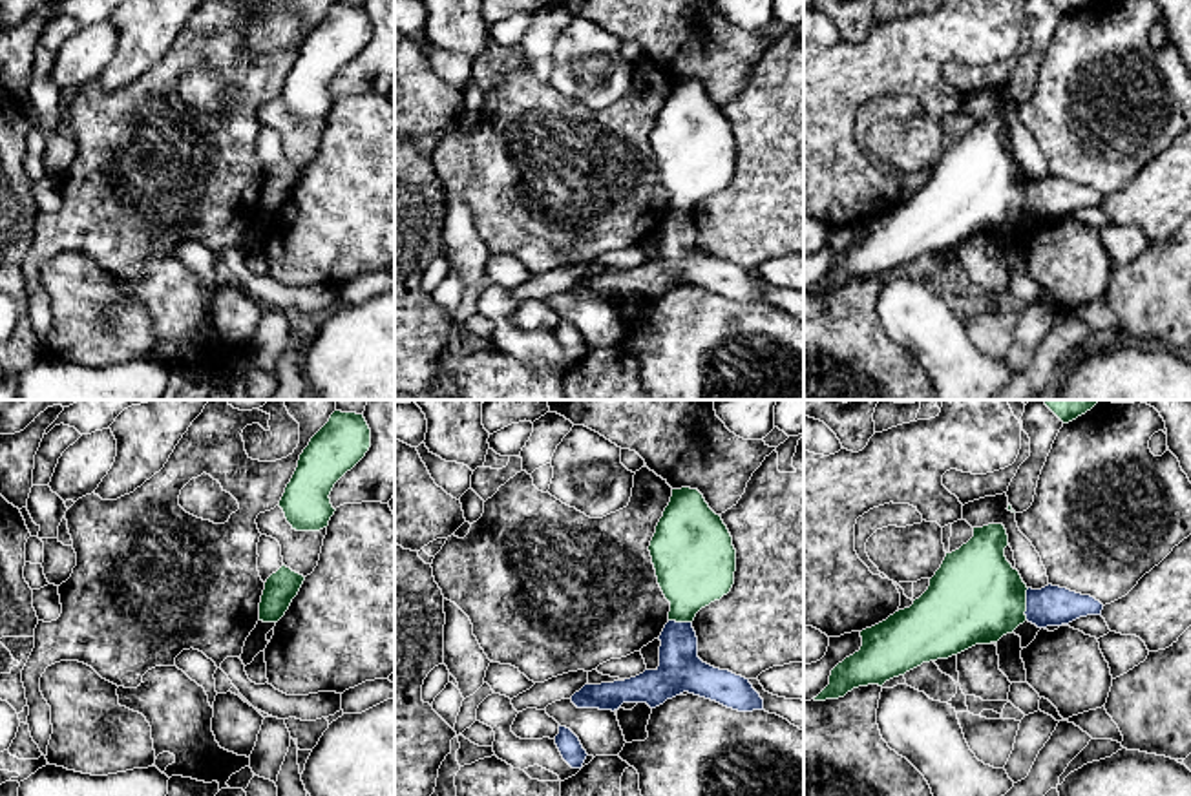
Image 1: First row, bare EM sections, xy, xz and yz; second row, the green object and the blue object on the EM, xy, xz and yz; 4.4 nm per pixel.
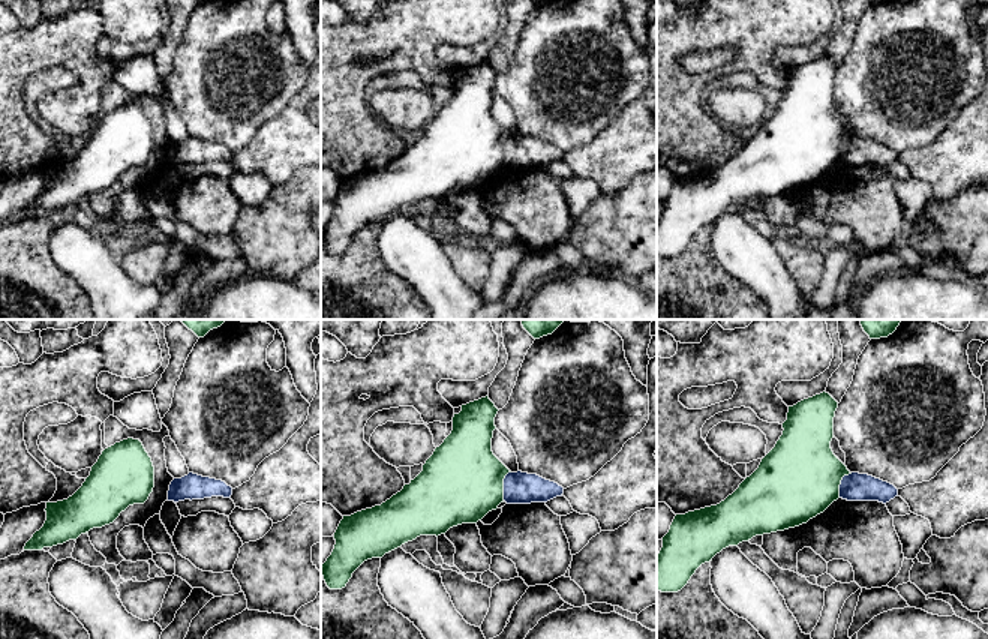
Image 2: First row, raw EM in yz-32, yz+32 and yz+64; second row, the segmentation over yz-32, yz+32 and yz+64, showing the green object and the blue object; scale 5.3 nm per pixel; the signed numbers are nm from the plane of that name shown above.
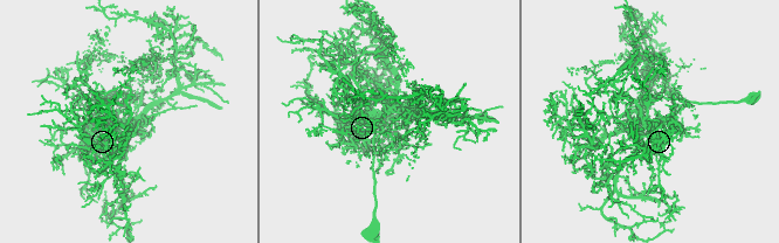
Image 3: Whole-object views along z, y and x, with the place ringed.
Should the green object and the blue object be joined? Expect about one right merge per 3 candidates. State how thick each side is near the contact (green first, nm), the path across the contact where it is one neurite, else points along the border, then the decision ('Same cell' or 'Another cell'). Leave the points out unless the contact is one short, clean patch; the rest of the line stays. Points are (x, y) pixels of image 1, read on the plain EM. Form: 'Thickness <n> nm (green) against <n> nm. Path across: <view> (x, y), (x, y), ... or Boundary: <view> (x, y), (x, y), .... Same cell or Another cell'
Thickness 420 nm (green) against 180 nm. Same cell

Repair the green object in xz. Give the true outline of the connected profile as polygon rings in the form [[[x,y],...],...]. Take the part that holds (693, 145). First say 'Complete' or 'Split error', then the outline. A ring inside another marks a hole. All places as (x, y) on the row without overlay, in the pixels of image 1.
Split error. [[[672,80],[648,137],[658,175],[670,194],[659,232],[659,257],[614,274],[585,276],[572,287],[577,299],[617,301],[623,294],[663,296],[683,283],[738,303],[764,301],[749,270],[698,248],[696,204],[734,175],[733,128],[698,80]]]

